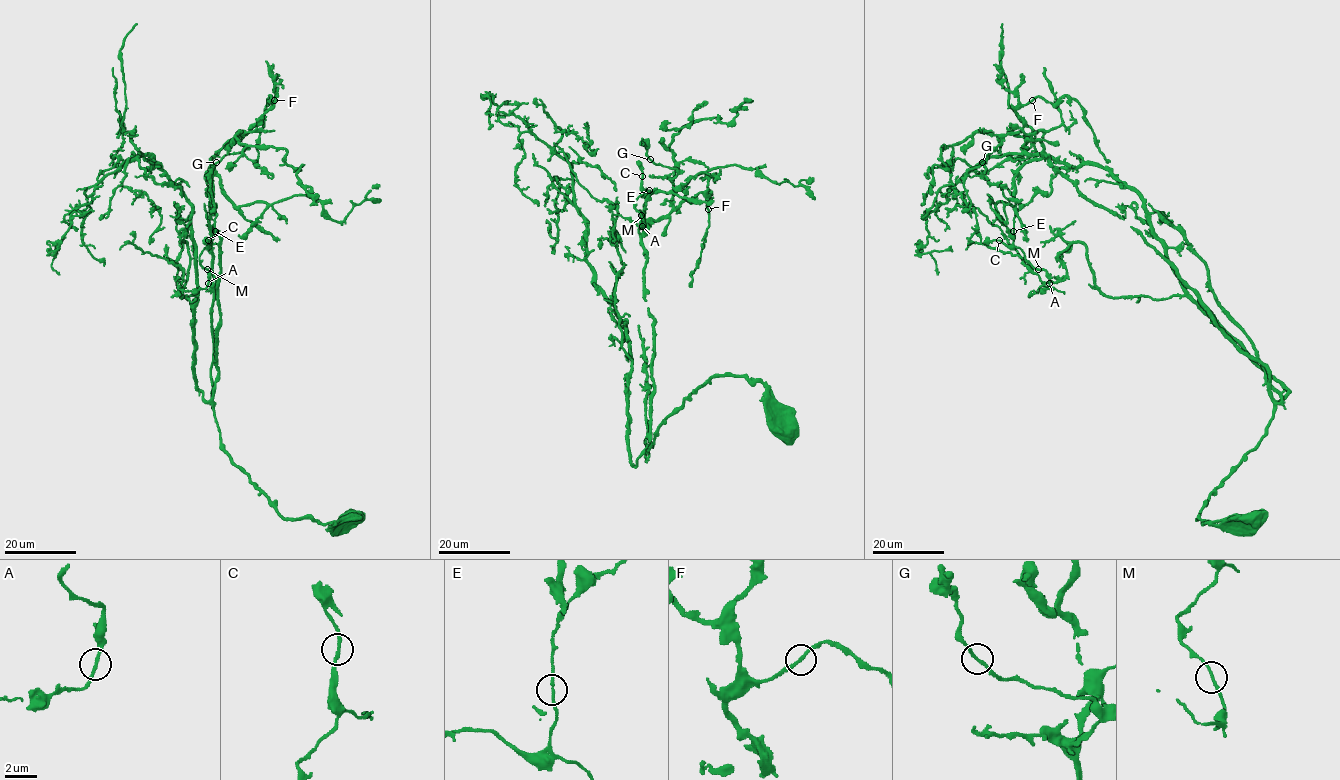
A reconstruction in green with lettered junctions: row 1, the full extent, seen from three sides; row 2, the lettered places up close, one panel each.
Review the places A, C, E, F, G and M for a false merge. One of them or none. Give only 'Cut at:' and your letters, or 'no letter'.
Cut at: no letter

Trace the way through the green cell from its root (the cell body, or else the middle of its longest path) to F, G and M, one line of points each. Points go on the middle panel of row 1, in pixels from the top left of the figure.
F: (783, 428), (762, 383), (714, 376), (631, 463), (611, 215), (643, 226), (644, 190), (640, 233), (707, 209)
G: (783, 428), (714, 376), (631, 463), (611, 215), (671, 211), (650, 160)
M: (783, 428), (762, 383), (714, 376), (631, 463), (632, 359), (611, 232), (612, 214), (643, 226), (641, 215)

